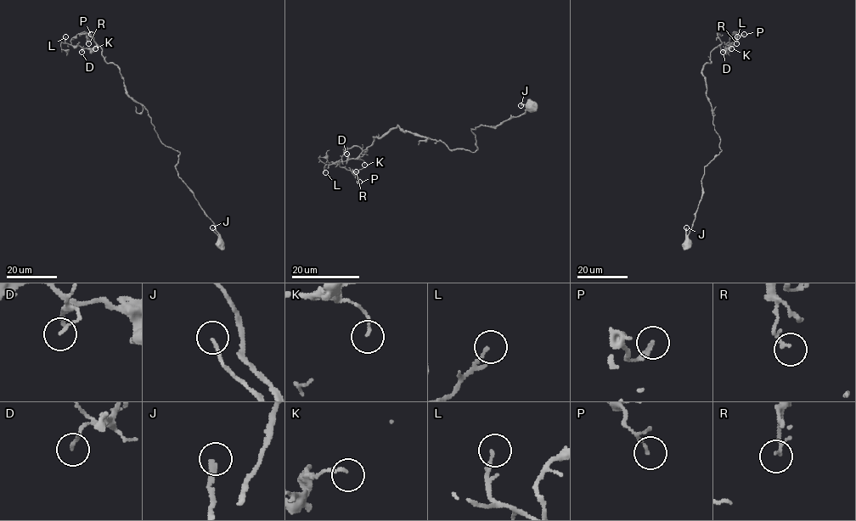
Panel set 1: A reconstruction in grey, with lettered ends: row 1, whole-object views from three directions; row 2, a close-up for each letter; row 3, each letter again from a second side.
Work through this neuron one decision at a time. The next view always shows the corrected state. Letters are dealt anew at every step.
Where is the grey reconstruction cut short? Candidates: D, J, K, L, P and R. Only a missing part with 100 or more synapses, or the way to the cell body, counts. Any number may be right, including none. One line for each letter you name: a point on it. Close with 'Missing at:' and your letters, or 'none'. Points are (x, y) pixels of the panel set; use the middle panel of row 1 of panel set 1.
L: at (325, 172)
Missing at: L

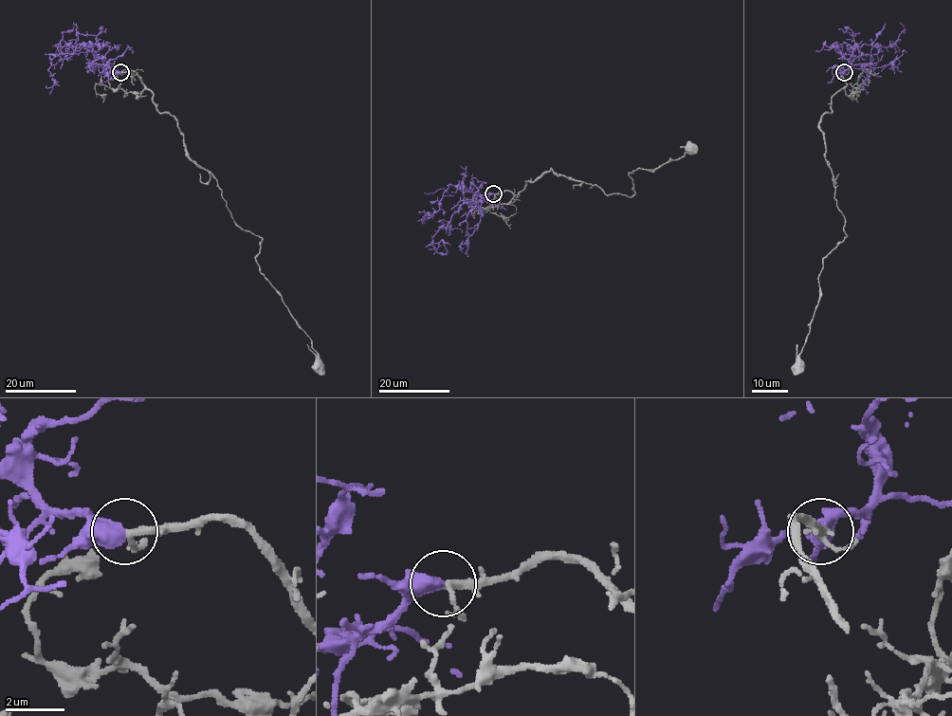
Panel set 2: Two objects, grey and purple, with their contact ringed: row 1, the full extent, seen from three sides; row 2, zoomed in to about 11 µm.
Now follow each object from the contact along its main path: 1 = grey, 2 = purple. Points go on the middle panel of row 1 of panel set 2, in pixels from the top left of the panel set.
1: (494, 193), (517, 196), (525, 181), (550, 170), (607, 194), (632, 197), (629, 174), (677, 160), (693, 144)
2: (494, 193), (475, 201), (472, 192), (448, 185), (439, 209), (423, 221), (427, 214), (423, 216)

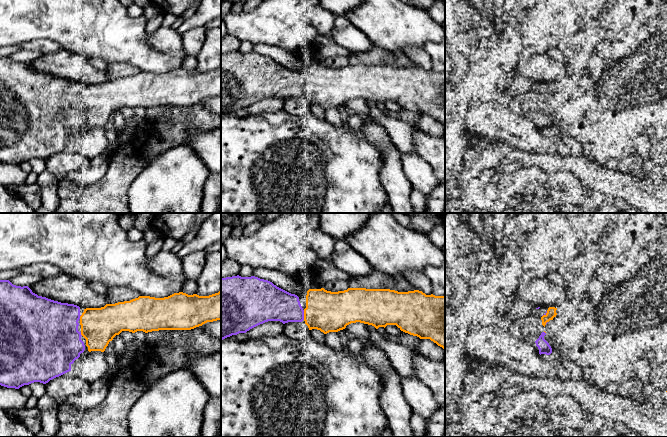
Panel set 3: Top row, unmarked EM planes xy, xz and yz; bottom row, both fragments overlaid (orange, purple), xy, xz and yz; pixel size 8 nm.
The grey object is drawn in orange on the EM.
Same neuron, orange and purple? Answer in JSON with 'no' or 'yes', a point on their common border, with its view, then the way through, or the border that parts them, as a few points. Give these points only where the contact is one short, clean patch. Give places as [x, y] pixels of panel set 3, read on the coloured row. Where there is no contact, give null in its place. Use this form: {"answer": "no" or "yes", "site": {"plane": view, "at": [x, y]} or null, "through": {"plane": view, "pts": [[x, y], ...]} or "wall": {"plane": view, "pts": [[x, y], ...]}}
{"answer": "yes", "site": {"plane": "xz", "at": [304, 315]}}

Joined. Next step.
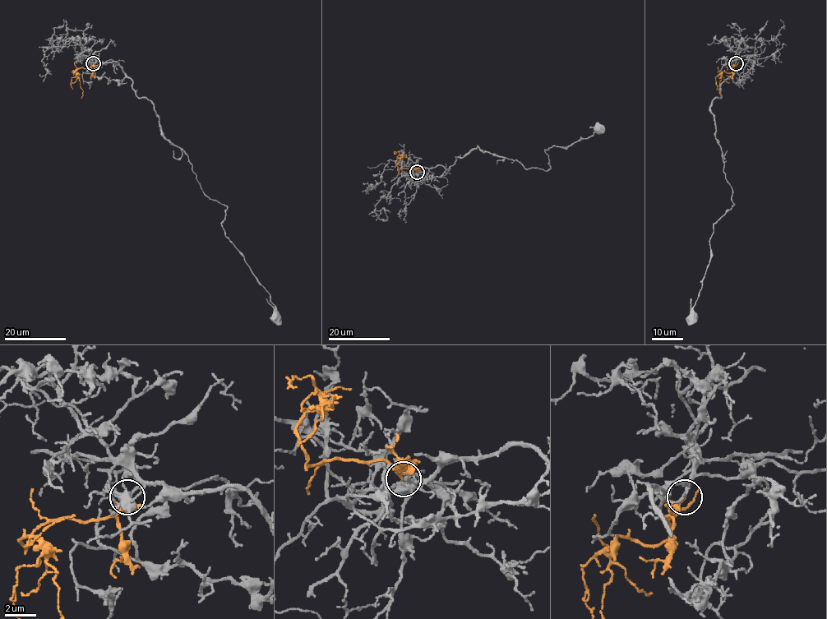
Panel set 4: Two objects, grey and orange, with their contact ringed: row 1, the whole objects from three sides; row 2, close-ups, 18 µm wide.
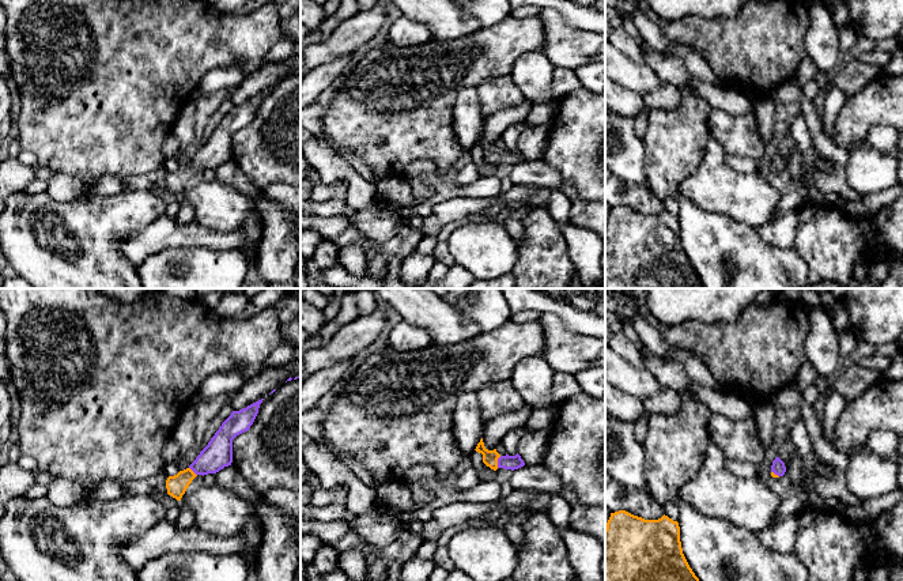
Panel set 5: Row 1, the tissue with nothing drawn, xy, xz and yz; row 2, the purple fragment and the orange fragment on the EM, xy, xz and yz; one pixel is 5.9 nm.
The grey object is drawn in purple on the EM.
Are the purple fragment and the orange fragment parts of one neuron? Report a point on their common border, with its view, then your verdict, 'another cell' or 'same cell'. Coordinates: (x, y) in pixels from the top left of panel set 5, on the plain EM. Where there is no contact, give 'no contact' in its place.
meets purple in xz at (498, 157); same cell

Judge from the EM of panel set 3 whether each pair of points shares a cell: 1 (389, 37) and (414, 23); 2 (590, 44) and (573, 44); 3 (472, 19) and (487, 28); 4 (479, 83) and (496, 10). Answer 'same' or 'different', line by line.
1: same
2: different
3: same
4: different

